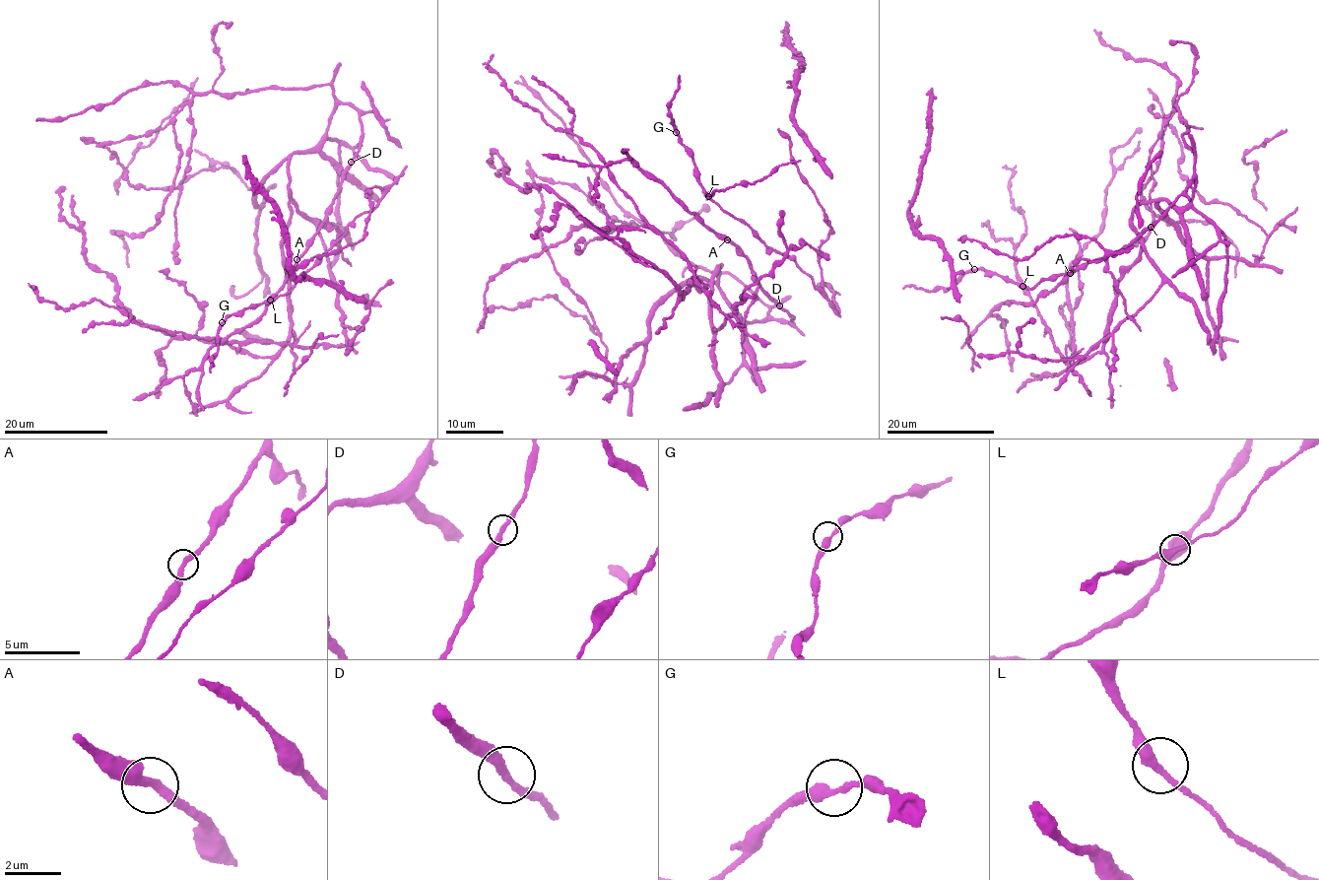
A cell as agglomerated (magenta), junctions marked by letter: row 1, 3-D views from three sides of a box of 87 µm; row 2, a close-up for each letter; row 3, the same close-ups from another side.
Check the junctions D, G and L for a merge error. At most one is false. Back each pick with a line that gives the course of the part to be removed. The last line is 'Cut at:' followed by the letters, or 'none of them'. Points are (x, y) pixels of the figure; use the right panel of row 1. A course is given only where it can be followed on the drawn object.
Cut at: none of them

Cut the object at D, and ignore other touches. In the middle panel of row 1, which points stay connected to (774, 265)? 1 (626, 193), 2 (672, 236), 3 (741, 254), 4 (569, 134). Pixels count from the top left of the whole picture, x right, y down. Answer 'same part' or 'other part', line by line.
1: same part
2: same part
3: other part
4: same part

